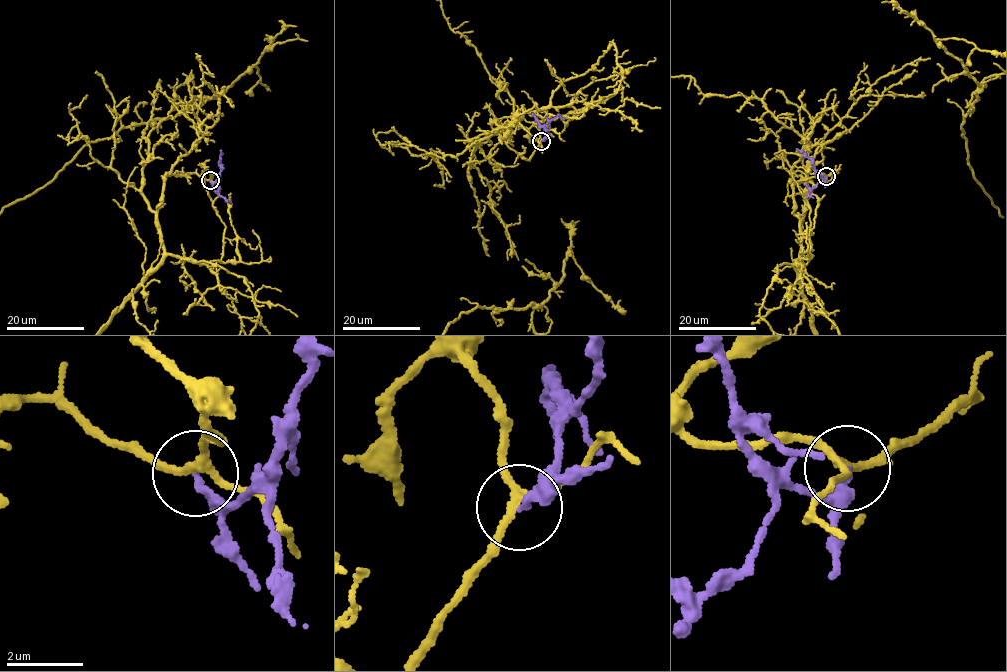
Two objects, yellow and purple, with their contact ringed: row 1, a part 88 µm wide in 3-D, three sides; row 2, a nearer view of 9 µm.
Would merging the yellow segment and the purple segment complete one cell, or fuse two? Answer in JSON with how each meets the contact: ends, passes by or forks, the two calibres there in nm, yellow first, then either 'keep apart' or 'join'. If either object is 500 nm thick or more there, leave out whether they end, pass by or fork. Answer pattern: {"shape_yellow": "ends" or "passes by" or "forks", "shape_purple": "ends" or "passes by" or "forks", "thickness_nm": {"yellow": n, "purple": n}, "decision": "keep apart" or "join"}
{"shape_yellow": "forks", "shape_purple": "ends", "thickness_nm": {"yellow": 170, "purple": 200}, "decision": "keep apart"}

